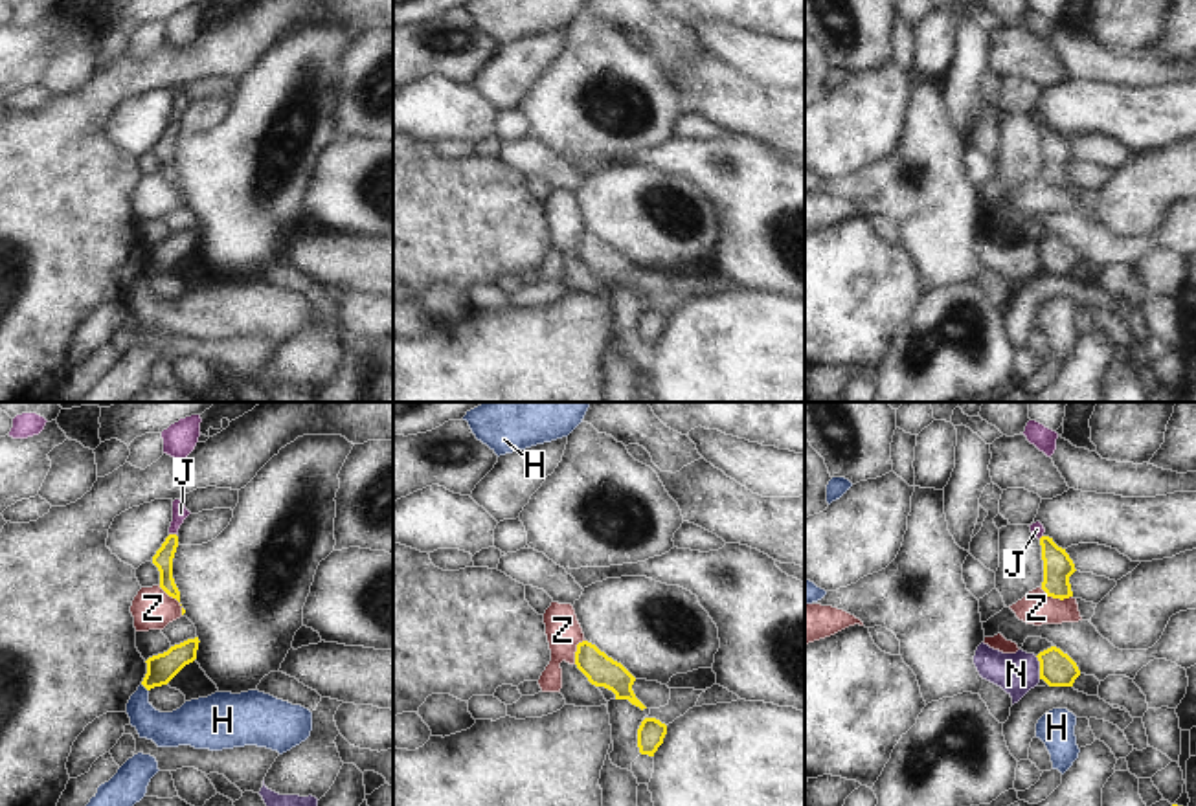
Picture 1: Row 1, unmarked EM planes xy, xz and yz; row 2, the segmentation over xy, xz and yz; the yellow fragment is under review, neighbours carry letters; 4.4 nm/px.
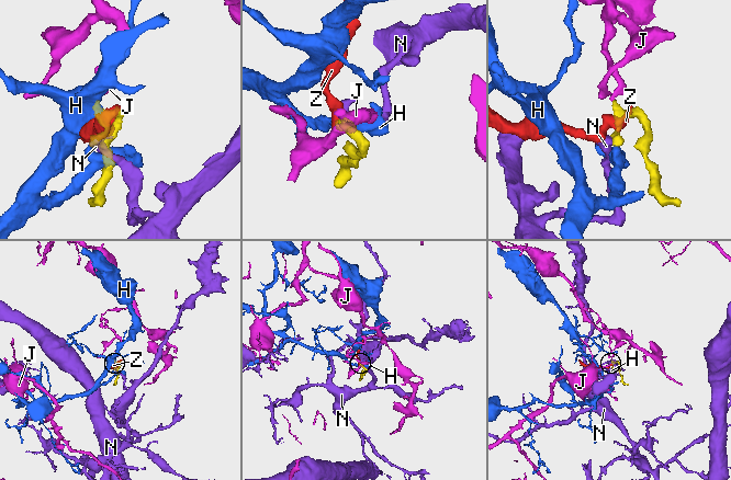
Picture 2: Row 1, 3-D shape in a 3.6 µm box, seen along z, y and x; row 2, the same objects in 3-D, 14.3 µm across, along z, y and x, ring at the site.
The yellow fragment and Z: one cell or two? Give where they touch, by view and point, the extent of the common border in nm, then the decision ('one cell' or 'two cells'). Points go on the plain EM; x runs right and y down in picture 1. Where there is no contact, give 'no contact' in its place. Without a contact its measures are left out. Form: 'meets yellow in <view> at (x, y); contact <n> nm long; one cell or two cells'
meets yellow in yz at (1055, 186); contact 150 nm long; two cells

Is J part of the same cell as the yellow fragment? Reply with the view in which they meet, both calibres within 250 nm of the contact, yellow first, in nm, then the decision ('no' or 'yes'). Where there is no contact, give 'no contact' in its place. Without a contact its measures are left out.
xy | 80/70 nm | yes

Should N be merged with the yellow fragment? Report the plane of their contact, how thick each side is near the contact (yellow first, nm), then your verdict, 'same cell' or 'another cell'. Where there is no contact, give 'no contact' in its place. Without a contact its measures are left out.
meets yellow in yz; 160 nm thick on the yellow side, 180 nm on the other; another cell

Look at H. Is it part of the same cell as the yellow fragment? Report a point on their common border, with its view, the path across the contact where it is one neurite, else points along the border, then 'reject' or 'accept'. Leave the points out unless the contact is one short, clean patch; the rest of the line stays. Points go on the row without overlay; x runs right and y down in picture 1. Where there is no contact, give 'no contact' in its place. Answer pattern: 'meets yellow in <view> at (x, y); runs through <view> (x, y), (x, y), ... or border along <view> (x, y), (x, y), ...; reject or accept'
meets yellow in xy at (144, 274); border along xy (142, 272), (147, 279); reject

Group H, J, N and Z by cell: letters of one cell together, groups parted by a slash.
H / J / N / Z

